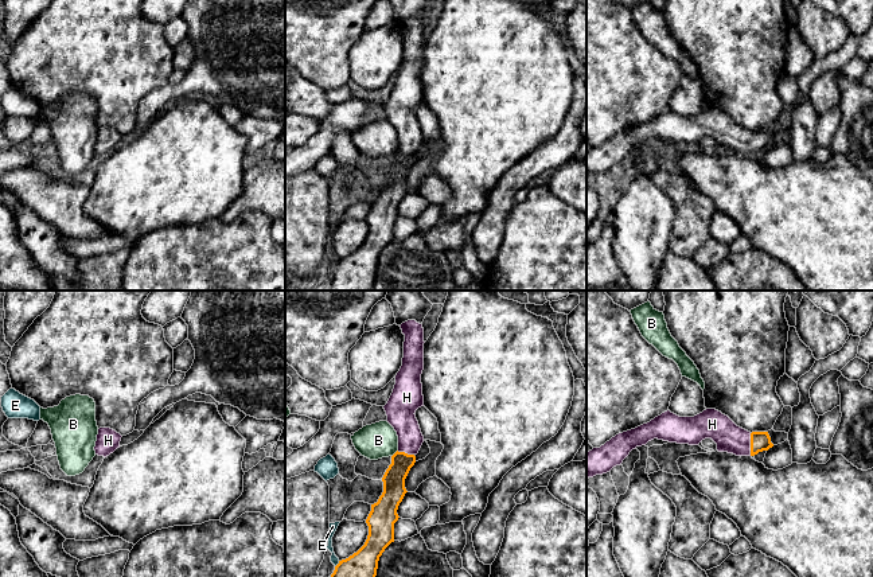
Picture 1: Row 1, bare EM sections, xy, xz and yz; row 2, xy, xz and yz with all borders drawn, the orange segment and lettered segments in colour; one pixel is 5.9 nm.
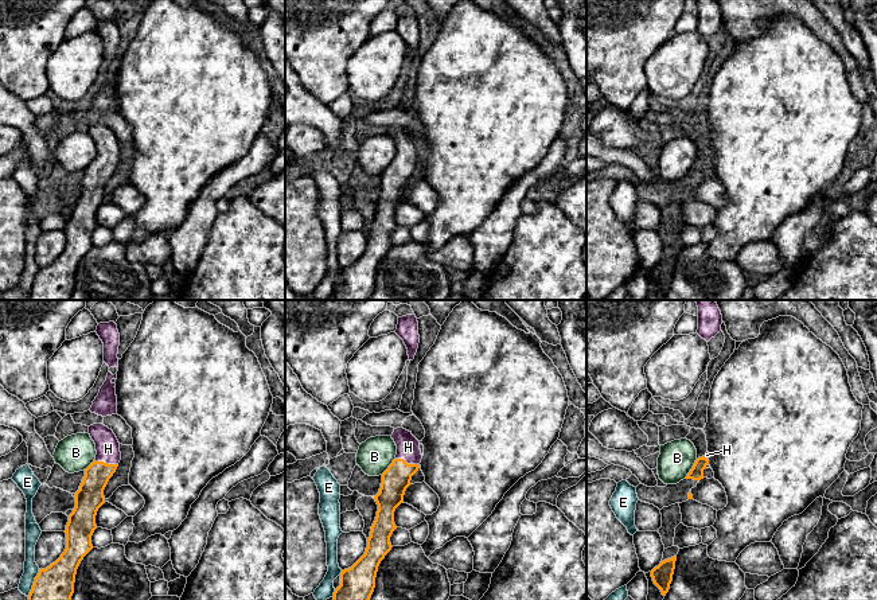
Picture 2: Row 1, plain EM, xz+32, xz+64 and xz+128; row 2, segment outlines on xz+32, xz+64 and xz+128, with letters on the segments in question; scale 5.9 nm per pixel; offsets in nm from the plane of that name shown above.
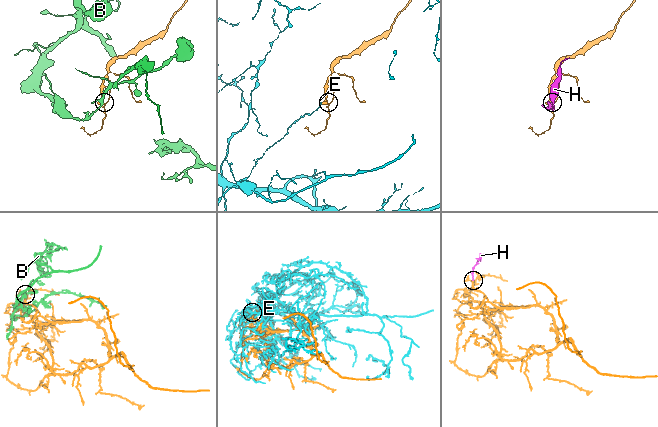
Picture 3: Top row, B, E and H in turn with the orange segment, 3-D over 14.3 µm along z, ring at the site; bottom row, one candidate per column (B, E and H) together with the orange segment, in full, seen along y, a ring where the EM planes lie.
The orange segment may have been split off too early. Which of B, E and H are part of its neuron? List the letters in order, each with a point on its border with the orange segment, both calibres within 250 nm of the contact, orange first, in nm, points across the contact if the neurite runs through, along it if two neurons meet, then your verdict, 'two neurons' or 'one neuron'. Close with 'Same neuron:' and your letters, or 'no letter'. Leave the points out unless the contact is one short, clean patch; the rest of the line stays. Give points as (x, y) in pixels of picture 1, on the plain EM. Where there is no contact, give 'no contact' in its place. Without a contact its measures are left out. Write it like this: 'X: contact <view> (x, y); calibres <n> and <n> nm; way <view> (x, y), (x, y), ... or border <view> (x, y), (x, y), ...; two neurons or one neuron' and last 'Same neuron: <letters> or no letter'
B: contact xz (394, 152); calibres 130 and 220 nm; border xz (397, 148), (392, 155); two neurons
E: contact xz (338, 262); calibres 260 and 50 nm; border xz (339, 260), (335, 265); two neurons
H: contact yz (751, 143); calibres 120 and 170 nm; way yz (760, 140), (751, 143), (729, 136); one neuron
Same neuron: H

